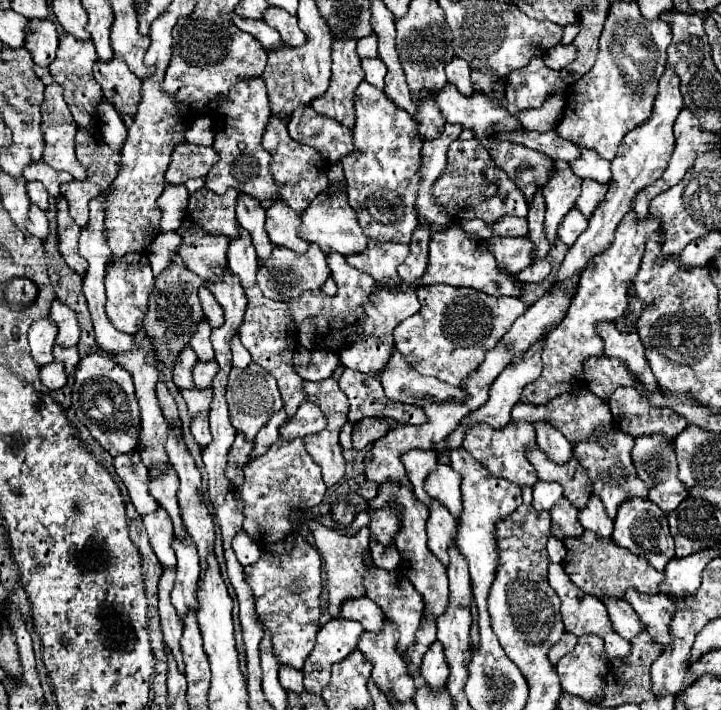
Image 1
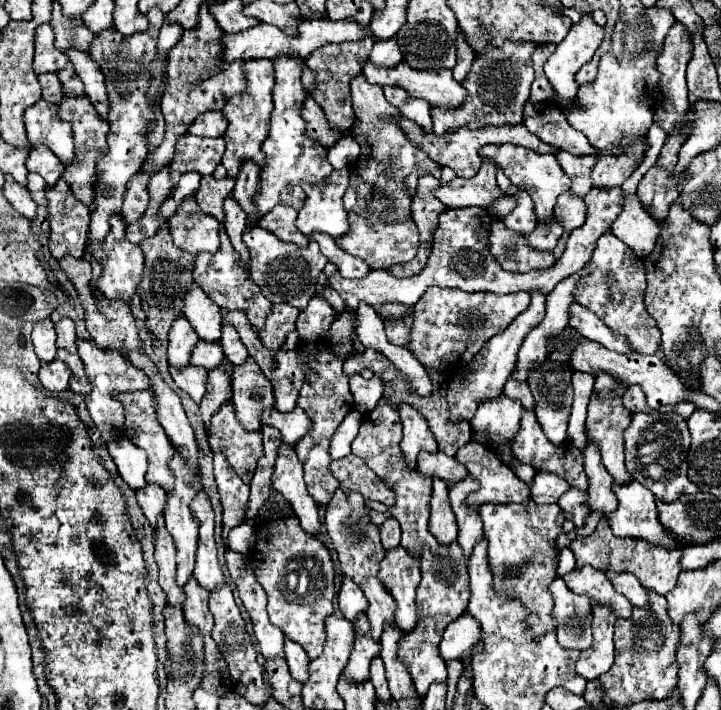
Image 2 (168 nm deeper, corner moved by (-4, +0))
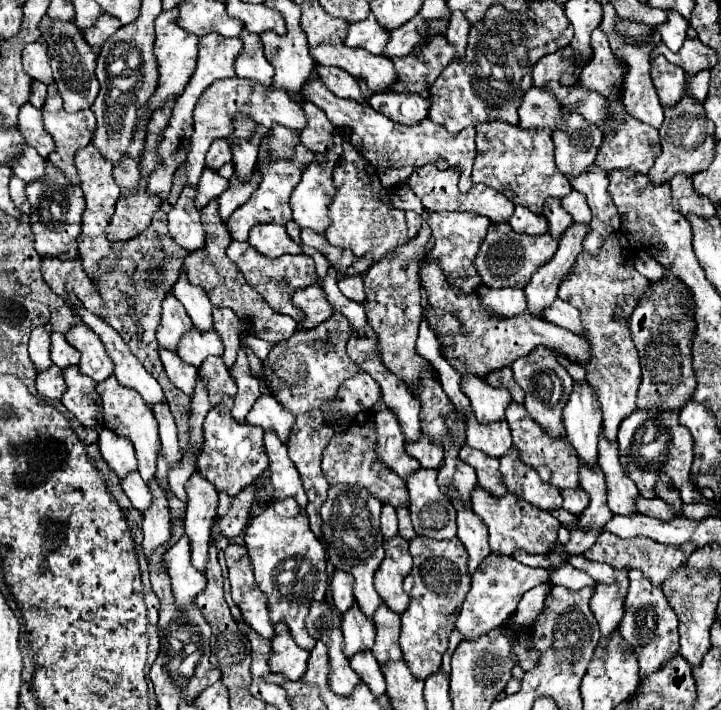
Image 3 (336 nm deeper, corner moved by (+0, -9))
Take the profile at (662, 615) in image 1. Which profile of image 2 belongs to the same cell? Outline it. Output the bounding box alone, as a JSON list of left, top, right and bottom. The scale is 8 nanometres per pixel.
[605,571,649,607]

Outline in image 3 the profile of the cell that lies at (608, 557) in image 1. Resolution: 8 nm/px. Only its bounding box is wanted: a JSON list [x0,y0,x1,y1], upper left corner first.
[583,532,691,586]

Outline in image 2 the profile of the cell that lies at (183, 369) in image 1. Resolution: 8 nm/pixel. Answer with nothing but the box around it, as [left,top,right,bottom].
[167,315,197,367]

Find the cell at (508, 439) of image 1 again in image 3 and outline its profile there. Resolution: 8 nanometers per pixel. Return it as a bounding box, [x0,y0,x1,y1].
[461,374,511,424]

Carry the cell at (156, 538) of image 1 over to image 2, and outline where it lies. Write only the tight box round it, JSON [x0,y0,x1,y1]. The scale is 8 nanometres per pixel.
[135,483,167,525]

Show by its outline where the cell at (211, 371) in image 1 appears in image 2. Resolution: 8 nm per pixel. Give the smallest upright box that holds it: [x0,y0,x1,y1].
[191,341,223,369]

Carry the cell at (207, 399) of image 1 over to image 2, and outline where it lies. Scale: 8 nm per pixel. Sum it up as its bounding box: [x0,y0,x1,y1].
[169,365,207,403]

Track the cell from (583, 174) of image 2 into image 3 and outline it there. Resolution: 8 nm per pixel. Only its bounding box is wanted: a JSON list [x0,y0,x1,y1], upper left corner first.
[553,110,603,178]

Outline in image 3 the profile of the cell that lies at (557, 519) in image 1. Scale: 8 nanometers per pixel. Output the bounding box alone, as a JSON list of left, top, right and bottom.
[561,488,589,516]

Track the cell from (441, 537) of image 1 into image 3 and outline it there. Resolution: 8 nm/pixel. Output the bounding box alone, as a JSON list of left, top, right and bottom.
[407,468,457,540]

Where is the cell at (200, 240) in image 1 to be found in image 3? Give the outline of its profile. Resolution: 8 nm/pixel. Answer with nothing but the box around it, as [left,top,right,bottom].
[167,186,205,252]

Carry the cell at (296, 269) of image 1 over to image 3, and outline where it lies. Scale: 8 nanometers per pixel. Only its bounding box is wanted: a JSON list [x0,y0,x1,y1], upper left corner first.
[227,240,317,324]

